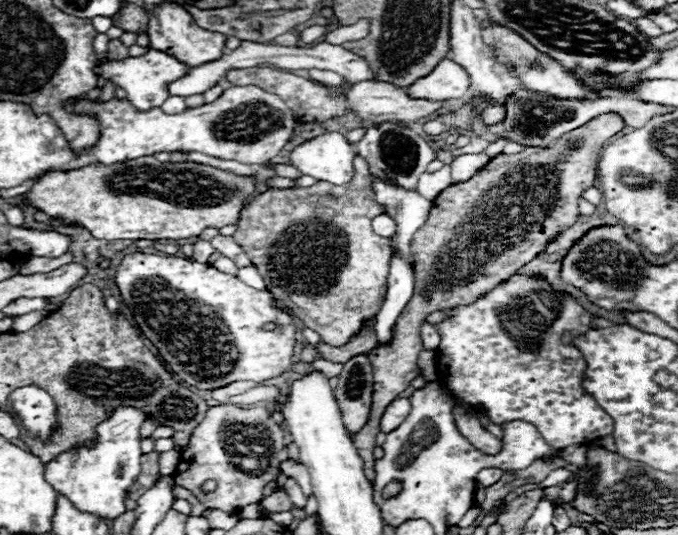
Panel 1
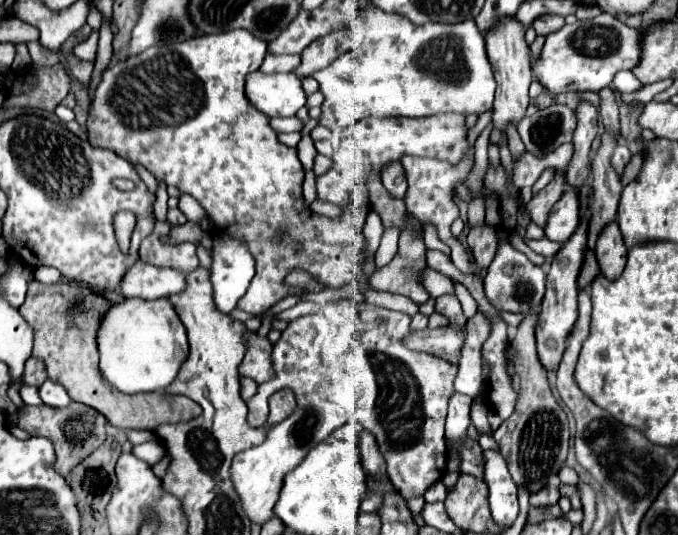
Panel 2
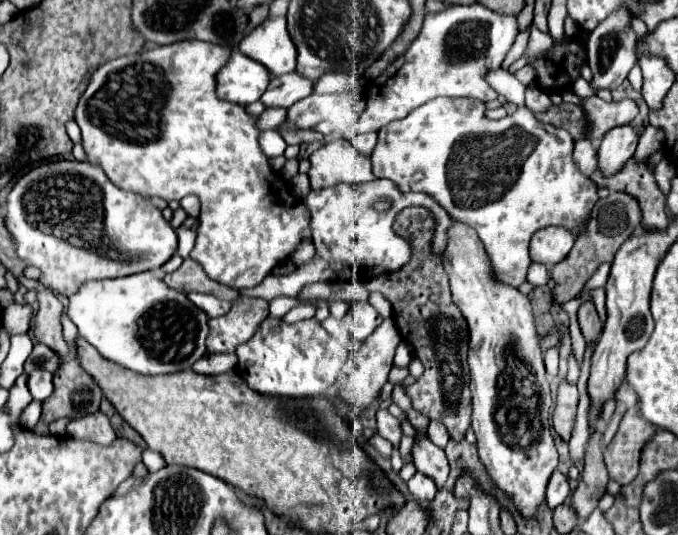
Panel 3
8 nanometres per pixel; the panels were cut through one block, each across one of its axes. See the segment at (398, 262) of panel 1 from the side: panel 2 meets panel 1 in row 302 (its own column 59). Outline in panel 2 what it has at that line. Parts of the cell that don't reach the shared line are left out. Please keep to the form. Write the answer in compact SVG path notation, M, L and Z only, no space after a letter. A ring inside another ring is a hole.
M46 380L46 382L38 388L38 392L40 392L42 402L44 402L44 404L48 404L48 406L64 408L64 406L68 406L68 404L70 404L70 396L68 396L66 388L64 388L62 384L54 382L54 380Z

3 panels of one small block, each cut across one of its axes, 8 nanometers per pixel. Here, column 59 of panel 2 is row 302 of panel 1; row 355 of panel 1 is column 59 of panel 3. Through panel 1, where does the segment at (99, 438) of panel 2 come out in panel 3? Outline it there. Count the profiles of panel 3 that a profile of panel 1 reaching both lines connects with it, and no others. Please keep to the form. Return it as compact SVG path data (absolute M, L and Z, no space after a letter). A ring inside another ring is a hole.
M68 358L68 360L64 360L64 364L60 364L60 368L54 374L54 394L42 402L42 418L36 424L34 432L48 434L48 424L58 418L76 420L76 418L94 414L100 408L100 400L102 400L102 394L100 394L98 384L80 368L76 358Z

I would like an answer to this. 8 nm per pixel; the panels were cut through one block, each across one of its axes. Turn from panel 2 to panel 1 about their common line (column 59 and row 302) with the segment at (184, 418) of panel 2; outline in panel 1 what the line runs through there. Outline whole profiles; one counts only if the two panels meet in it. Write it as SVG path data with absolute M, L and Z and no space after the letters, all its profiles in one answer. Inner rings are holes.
M356 156L354 176L342 186L316 182L310 188L276 188L254 196L240 212L234 238L264 276L268 292L276 300L282 300L304 326L318 332L322 342L342 346L360 330L364 318L378 314L386 298L390 242L372 230L372 218L378 214L382 214L382 206L374 202L372 174L368 172L364 158Z

